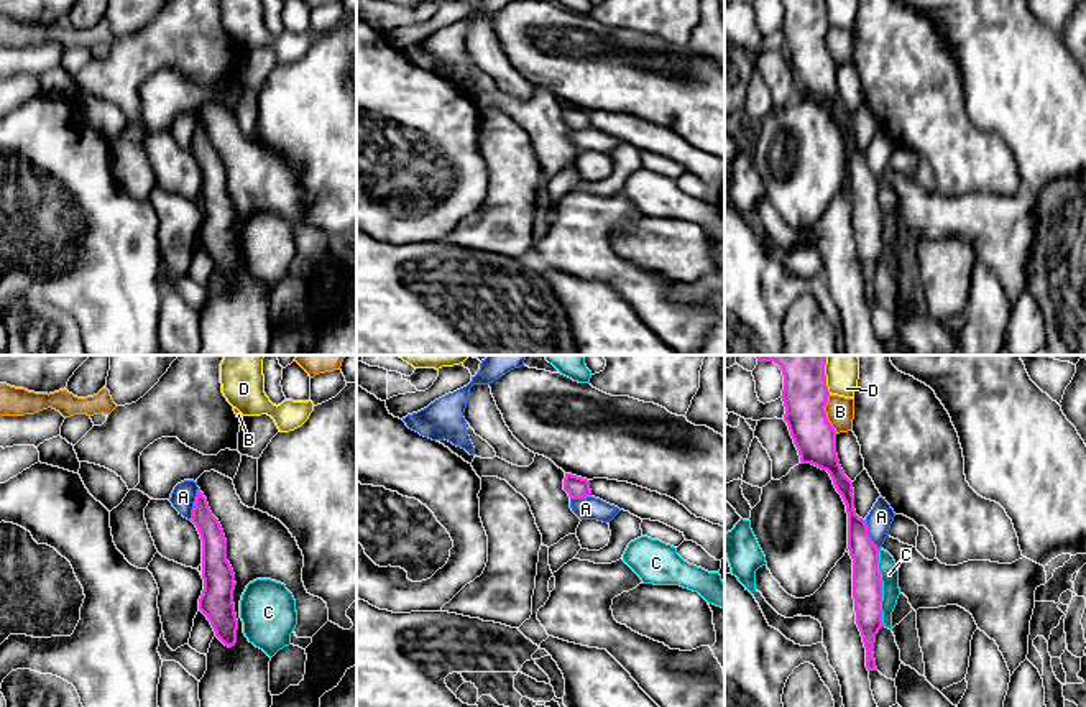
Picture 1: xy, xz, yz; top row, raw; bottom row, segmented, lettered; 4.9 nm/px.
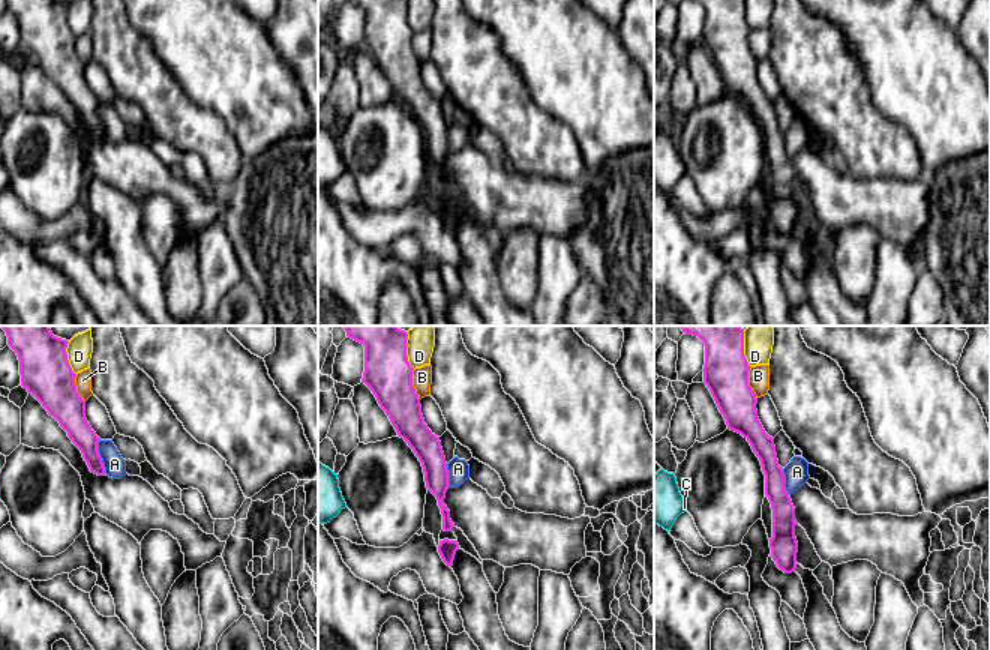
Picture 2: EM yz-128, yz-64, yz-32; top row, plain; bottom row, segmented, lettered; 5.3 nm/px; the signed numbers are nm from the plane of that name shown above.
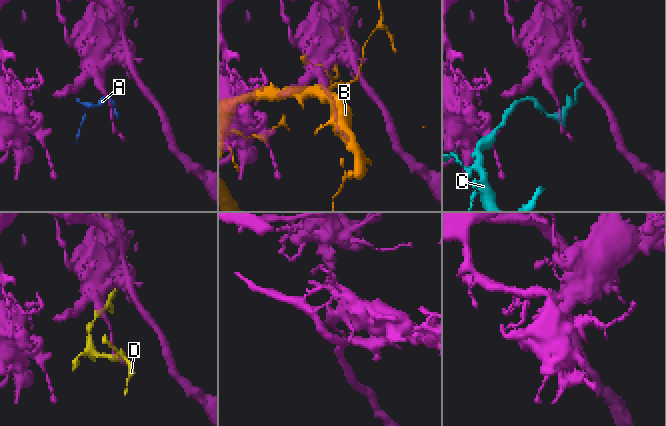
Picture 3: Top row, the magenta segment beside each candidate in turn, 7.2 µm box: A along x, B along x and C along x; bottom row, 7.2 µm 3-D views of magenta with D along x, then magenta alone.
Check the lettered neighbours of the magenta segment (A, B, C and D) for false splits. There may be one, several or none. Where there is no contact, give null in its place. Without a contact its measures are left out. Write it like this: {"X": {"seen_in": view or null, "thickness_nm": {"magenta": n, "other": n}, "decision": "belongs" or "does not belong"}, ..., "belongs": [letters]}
{"A": {"seen_in": "xy", "thickness_nm": {"magenta": 130, "other": 120}, "decision": "does not belong"}, "B": {"seen_in": "yz", "thickness_nm": {"magenta": 220, "other": 140}, "decision": "does not belong"}, "C": {"seen_in": "yz", "thickness_nm": {"magenta": 140, "other": 90}, "decision": "does not belong"}, "D": {"seen_in": "yz", "thickness_nm": {"magenta": 220, "other": 140}, "decision": "does not belong"}, "belongs": []}

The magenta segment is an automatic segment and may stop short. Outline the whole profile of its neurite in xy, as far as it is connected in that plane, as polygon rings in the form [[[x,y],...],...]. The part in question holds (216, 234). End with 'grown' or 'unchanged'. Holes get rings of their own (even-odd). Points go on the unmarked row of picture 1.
[[[197,122],[191,153],[202,171],[204,222],[199,242],[210,253],[215,268],[228,280],[237,275],[238,252],[233,235],[235,206],[227,192],[227,171],[219,151],[212,146],[207,130]]] | unchanged

